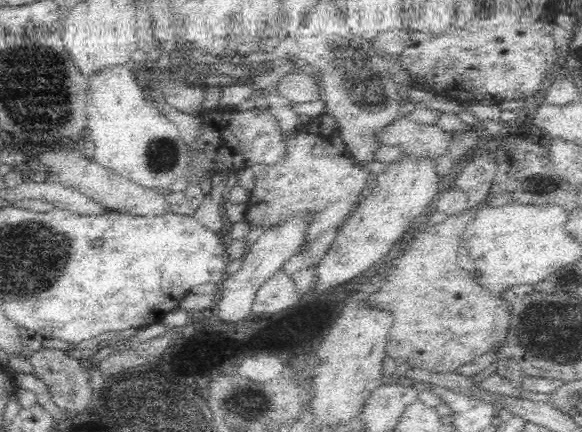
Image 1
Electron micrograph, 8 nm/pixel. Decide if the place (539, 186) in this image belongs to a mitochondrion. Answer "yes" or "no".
no

